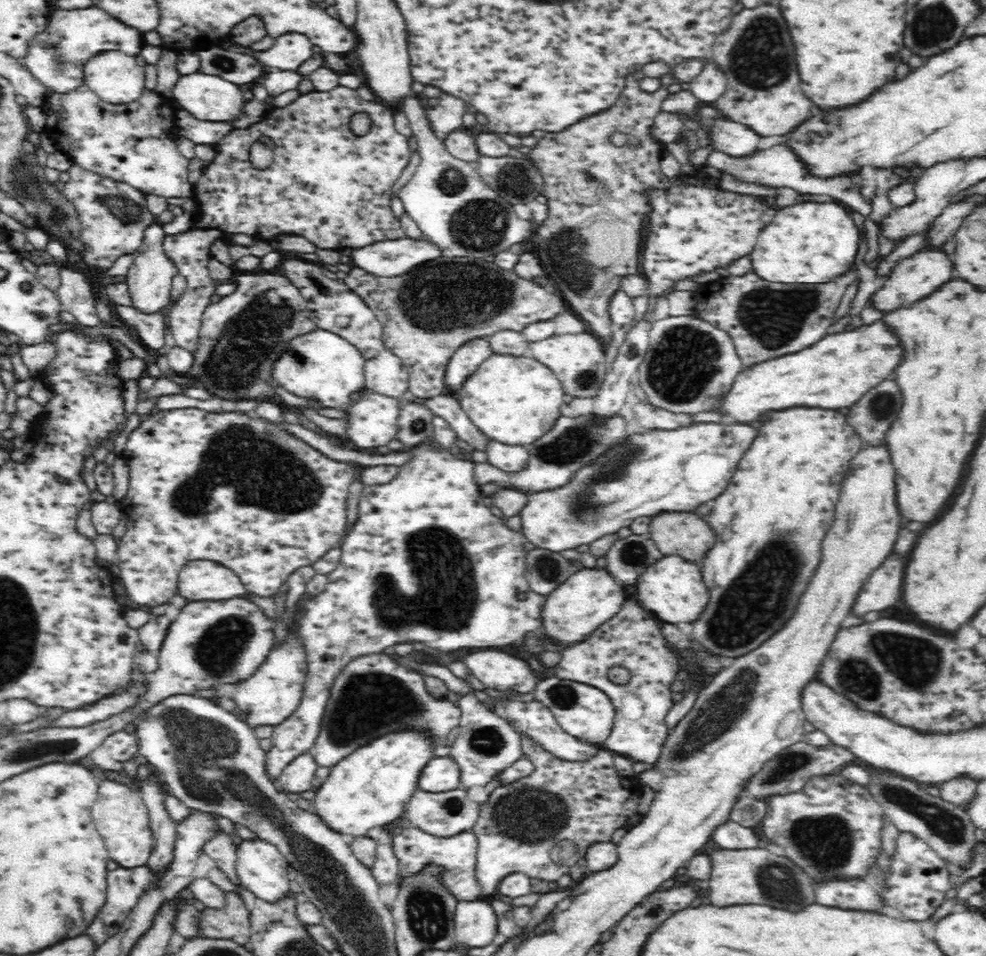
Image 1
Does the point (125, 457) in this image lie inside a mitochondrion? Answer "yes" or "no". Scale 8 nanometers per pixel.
no

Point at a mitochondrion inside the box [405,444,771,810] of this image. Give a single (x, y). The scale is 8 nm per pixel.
(722, 711)

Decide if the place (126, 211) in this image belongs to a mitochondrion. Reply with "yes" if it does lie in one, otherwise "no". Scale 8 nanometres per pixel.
yes

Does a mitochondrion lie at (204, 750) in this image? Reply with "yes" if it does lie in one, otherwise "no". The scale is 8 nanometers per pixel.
yes

